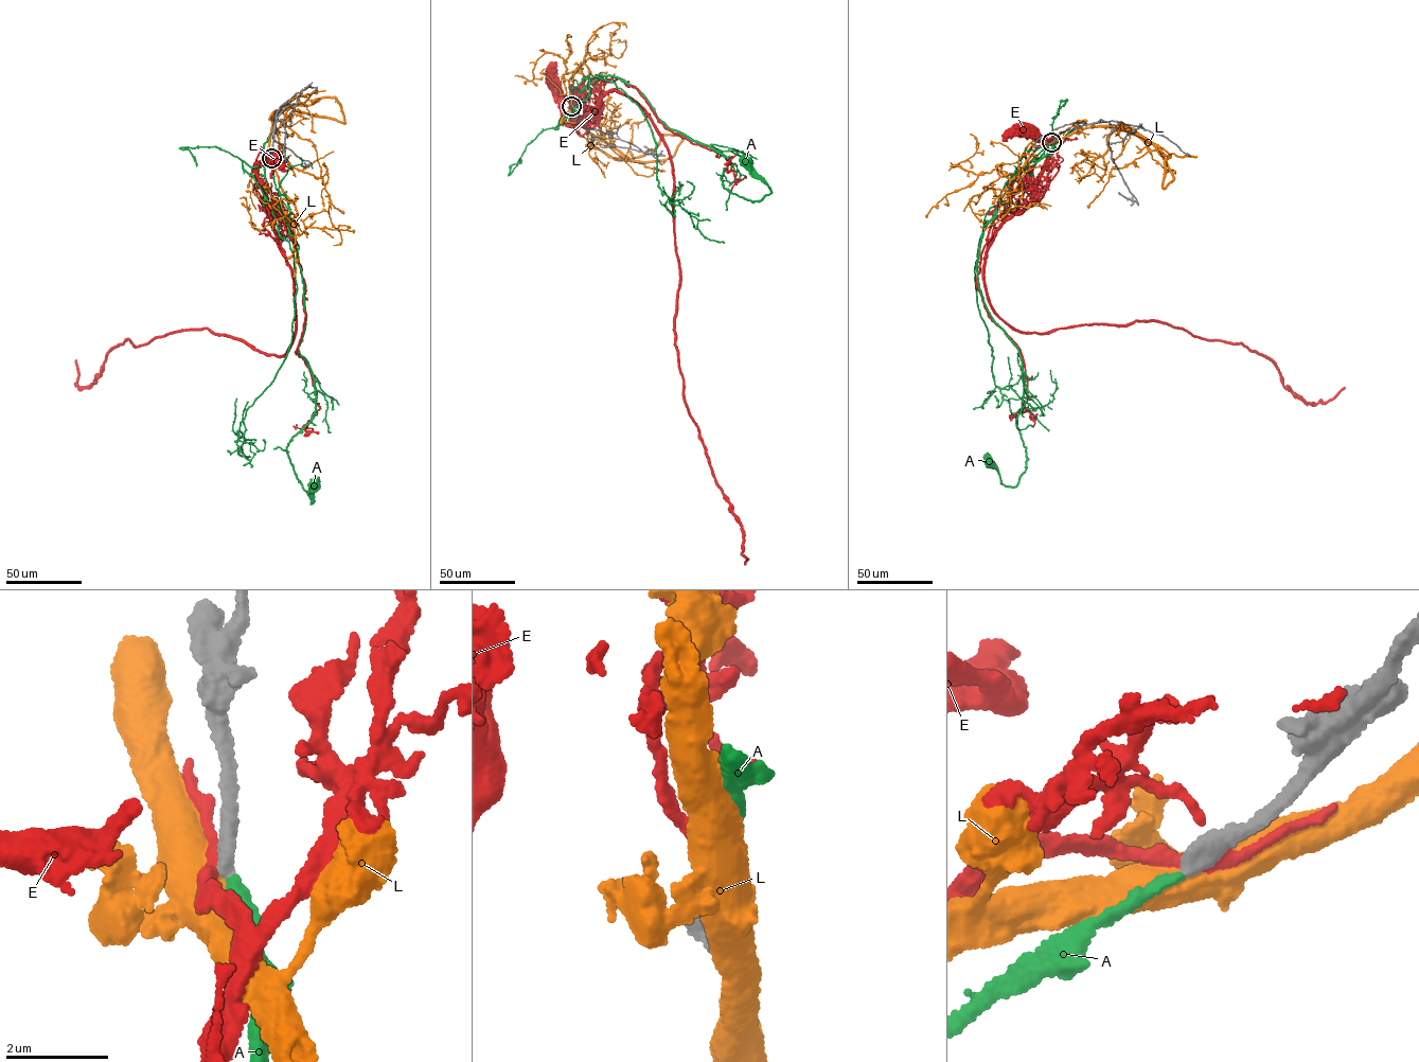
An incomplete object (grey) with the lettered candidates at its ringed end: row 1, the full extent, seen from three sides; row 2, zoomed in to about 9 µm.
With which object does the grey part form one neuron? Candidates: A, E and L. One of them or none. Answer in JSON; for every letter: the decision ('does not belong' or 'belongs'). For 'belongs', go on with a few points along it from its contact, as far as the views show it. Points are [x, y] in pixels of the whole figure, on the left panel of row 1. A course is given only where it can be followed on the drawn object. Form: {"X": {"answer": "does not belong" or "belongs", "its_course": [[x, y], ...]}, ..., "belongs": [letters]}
{"A": {"answer": "belongs", "its_course": [[271, 158], [299, 248], [298, 352], [316, 402], [286, 452], [314, 502], [316, 485]]}, "E": {"answer": "does not belong"}, "L": {"answer": "does not belong"}, "belongs": ["A"]}

